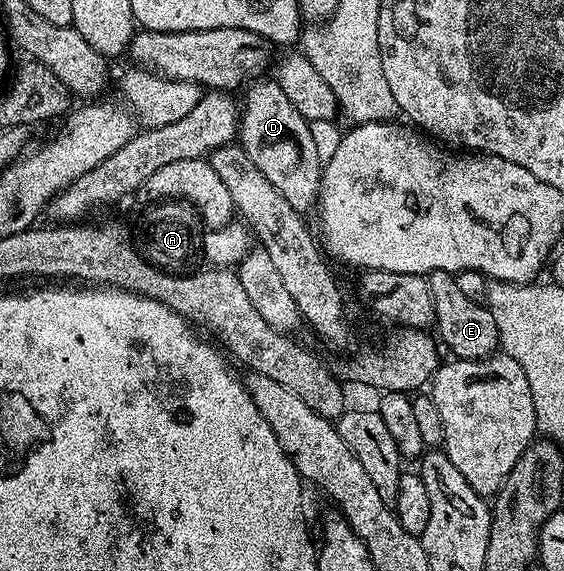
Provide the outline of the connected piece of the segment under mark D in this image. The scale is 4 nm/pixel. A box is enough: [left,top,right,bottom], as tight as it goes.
[237,78,323,214]

